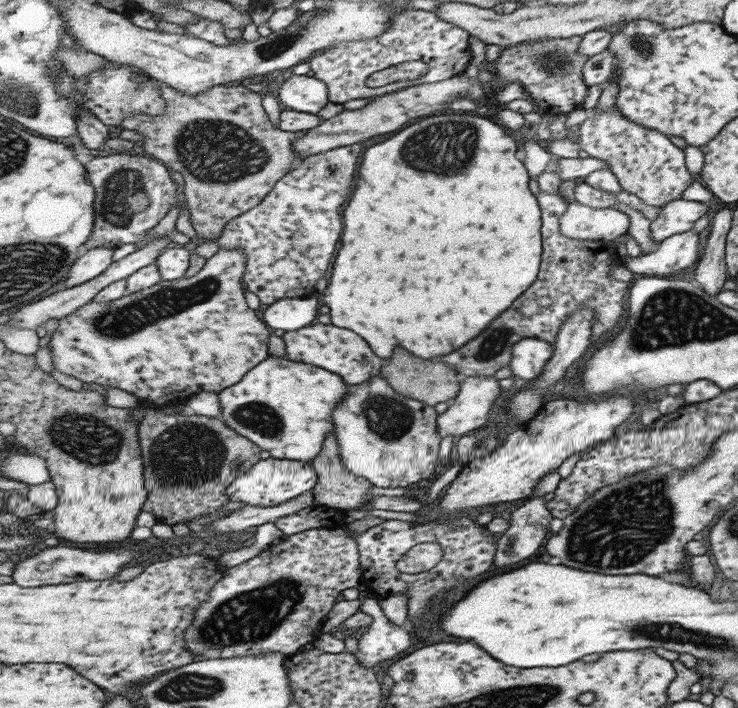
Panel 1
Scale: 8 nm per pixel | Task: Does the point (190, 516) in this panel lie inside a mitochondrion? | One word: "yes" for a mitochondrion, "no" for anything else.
no

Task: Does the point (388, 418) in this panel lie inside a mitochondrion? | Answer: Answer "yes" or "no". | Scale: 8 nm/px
yes

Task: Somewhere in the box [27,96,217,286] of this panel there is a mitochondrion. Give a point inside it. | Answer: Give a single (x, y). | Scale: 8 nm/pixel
(123, 191)

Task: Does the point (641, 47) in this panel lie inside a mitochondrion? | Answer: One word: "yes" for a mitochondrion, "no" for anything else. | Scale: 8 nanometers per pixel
yes

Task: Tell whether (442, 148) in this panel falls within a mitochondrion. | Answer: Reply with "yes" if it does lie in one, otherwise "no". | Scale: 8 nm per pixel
yes

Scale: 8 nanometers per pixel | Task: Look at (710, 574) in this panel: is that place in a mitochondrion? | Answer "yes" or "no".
no

